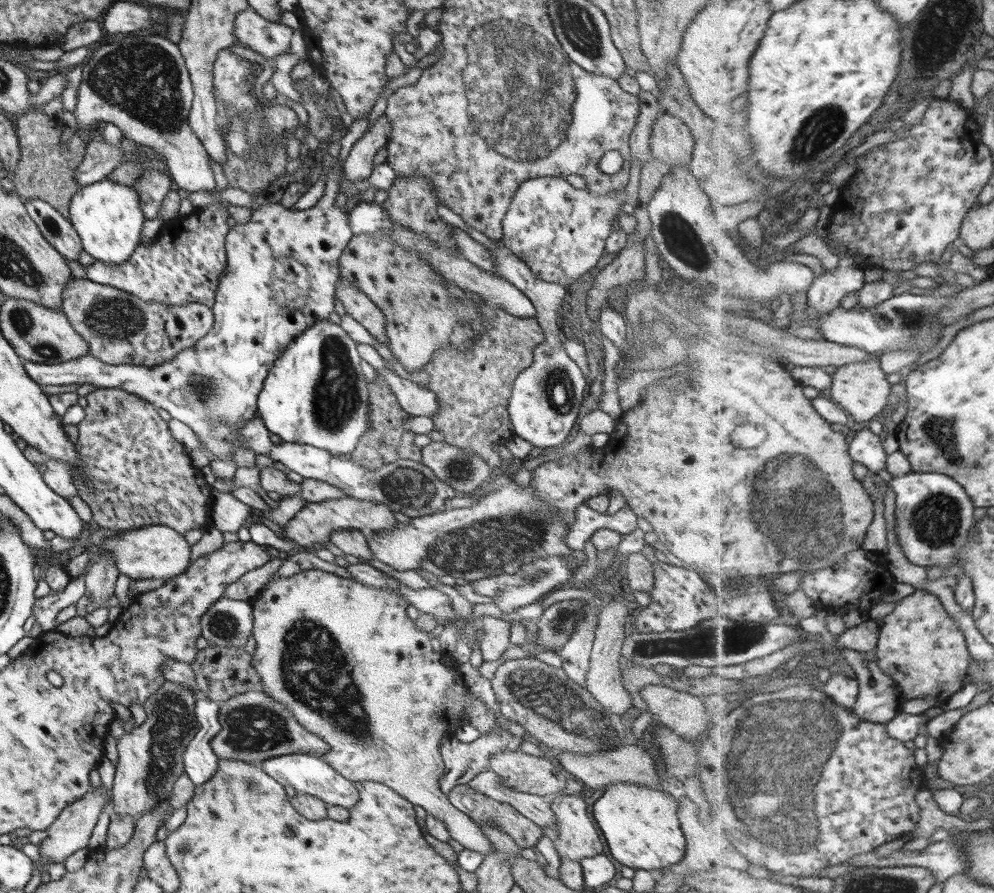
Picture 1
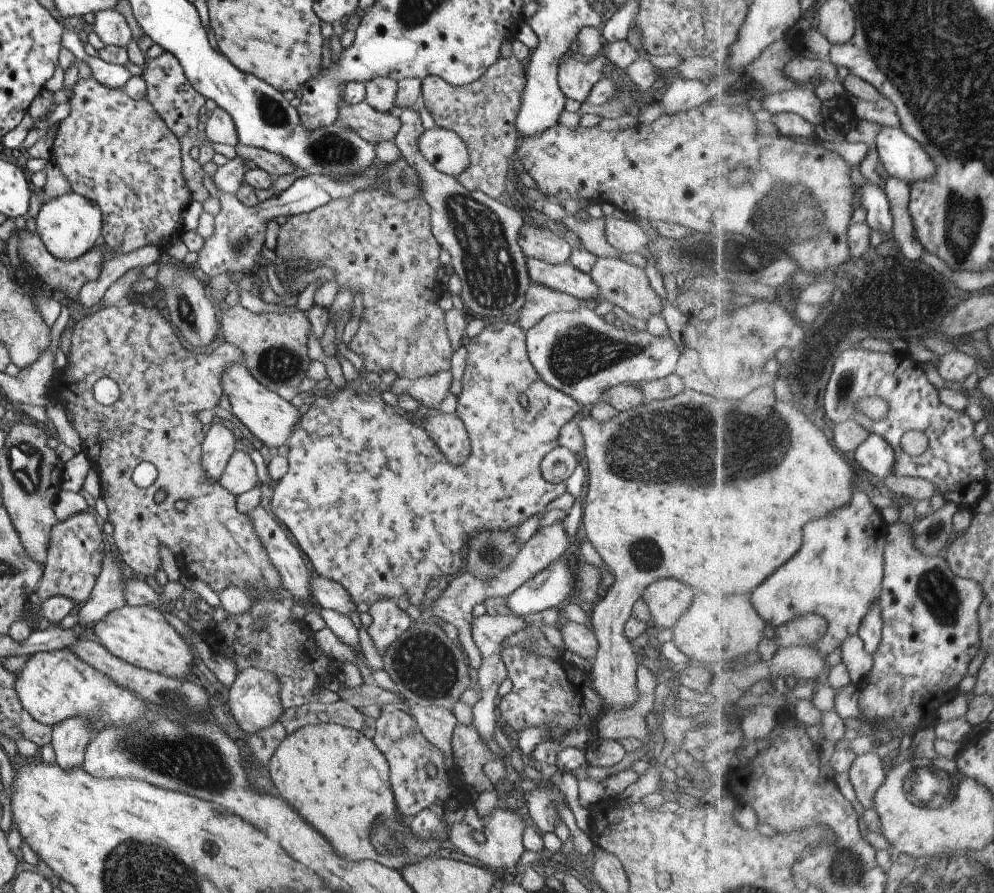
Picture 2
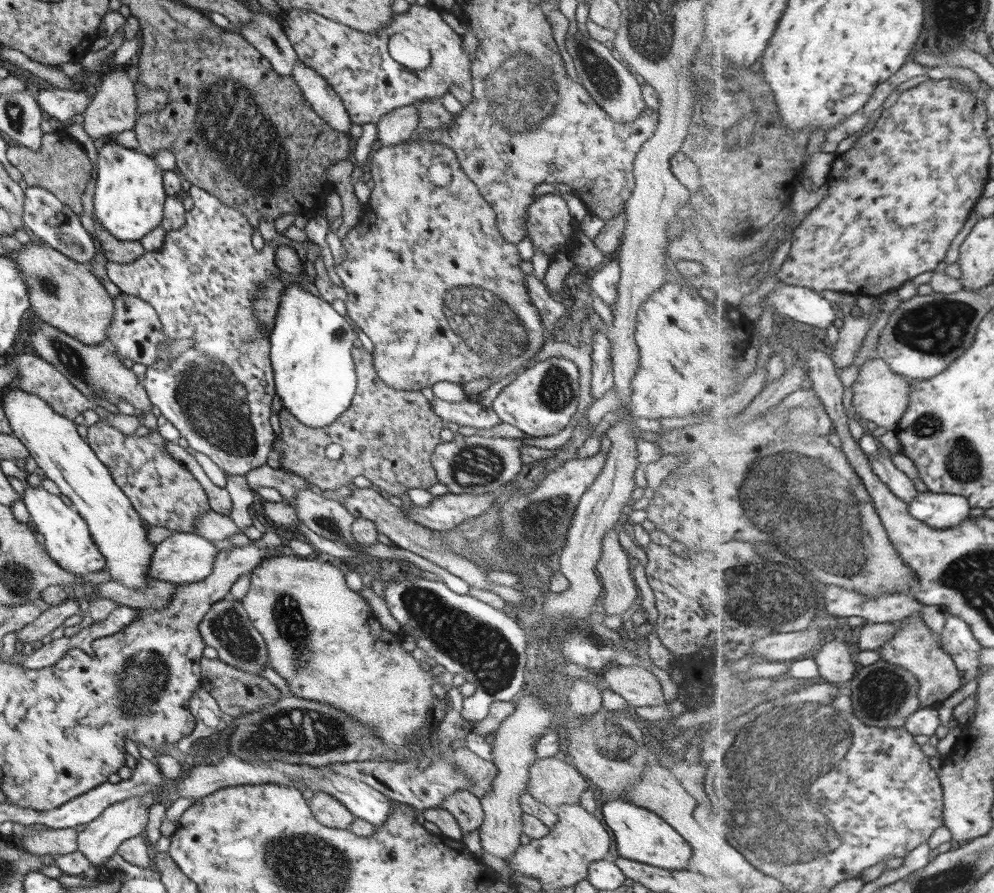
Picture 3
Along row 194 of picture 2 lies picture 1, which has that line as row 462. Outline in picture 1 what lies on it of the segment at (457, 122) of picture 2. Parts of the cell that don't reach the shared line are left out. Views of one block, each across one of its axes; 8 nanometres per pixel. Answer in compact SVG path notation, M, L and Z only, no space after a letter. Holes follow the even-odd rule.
M475 302L475 312L479 312L479 320L483 320L484 328L476 332L476 340L472 340L472 346L466 350L455 350L452 346L439 346L438 350L432 354L430 362L419 369L428 375L427 385L421 388L433 392L437 397L438 412L430 419L433 421L434 429L443 434L443 442L463 449L468 455L479 455L492 470L501 472L506 462L499 458L496 448L514 437L506 404L515 378L527 368L527 365L531 364L531 350L544 341L544 332L534 318L509 316L507 312L488 304L479 305Z

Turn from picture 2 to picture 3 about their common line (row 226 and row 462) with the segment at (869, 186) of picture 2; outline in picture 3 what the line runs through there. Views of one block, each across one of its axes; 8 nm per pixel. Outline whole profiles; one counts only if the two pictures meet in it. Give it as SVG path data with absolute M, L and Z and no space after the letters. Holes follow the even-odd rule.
M875 453L874 457L870 457L870 461L874 471L880 476L880 479L908 505L916 499L920 493L913 484L913 479L909 478L905 472L899 470L891 456L880 457Z

